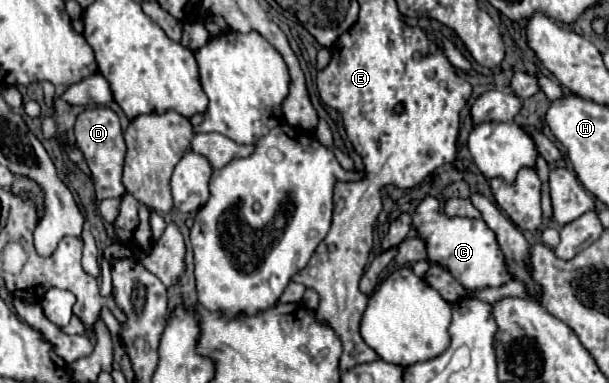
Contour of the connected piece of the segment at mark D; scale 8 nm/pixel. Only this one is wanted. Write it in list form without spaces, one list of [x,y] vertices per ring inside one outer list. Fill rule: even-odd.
[[[103,106],[87,108],[77,116],[75,136],[77,136],[77,146],[83,152],[85,162],[91,170],[91,180],[95,186],[97,200],[123,196],[125,188],[121,182],[121,168],[123,168],[123,158],[125,158],[125,140],[123,140],[119,116],[111,108],[103,108]]]

